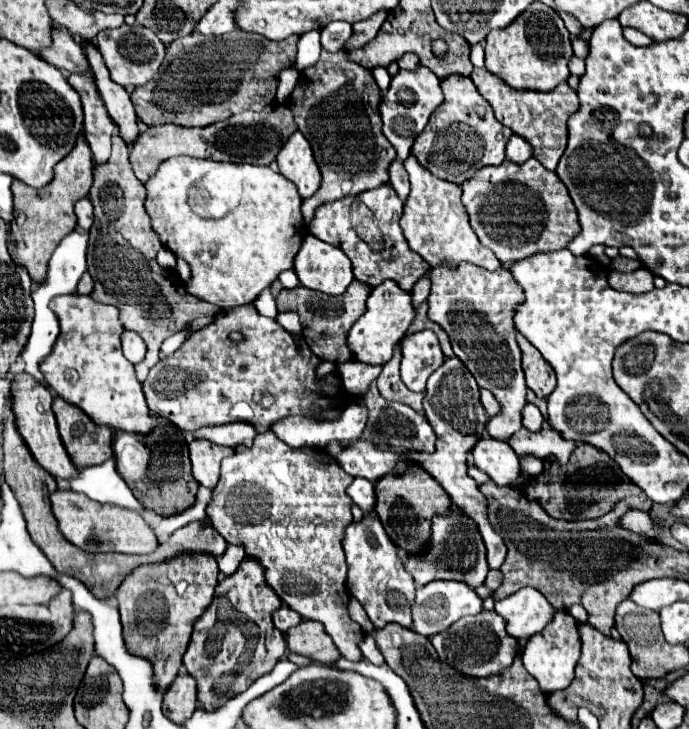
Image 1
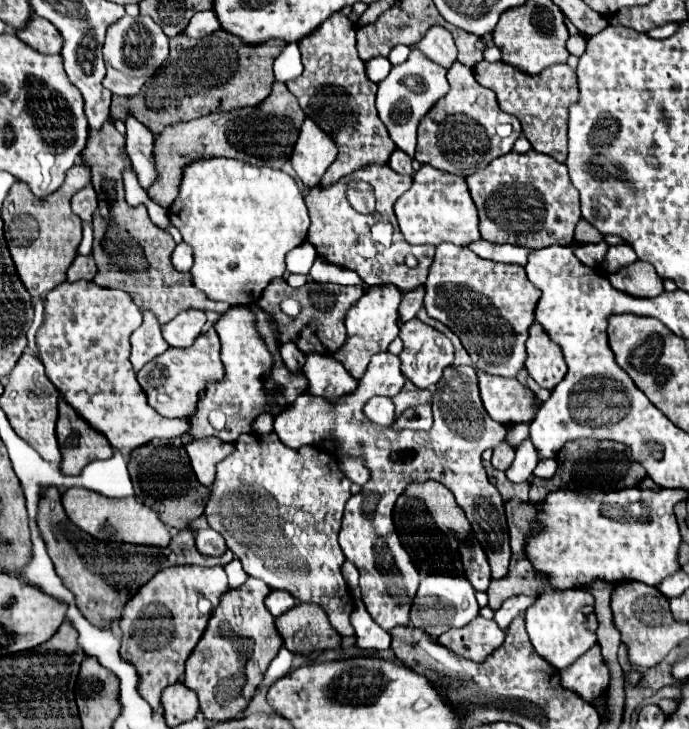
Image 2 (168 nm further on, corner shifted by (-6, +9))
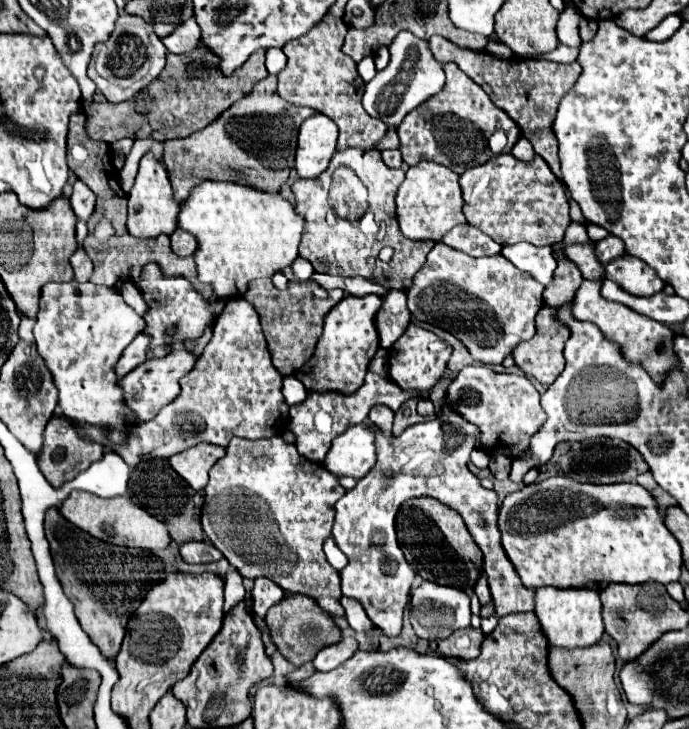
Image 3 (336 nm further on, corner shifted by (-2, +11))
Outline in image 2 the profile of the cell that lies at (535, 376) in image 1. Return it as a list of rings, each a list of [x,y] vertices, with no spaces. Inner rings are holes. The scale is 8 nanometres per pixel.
[[[534,322],[528,330],[526,350],[526,370],[540,388],[552,390],[558,382],[562,382],[566,376],[566,362],[560,348],[546,336],[544,328],[538,326],[538,322]]]

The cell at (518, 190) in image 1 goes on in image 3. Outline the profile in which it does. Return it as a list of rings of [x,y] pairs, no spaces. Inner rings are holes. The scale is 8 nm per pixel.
[[[498,154],[492,160],[466,170],[460,176],[460,188],[466,220],[498,244],[530,242],[534,246],[550,246],[564,238],[570,224],[564,184],[540,156],[522,162],[512,154]]]

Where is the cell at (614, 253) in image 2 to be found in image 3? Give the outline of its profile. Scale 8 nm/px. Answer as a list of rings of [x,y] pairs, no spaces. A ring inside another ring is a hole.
[[[610,234],[608,238],[596,242],[596,256],[602,260],[604,266],[610,260],[614,260],[614,258],[618,258],[622,254],[626,254],[626,252],[624,252],[624,244],[622,244],[622,240],[618,240],[618,236],[612,236]]]

